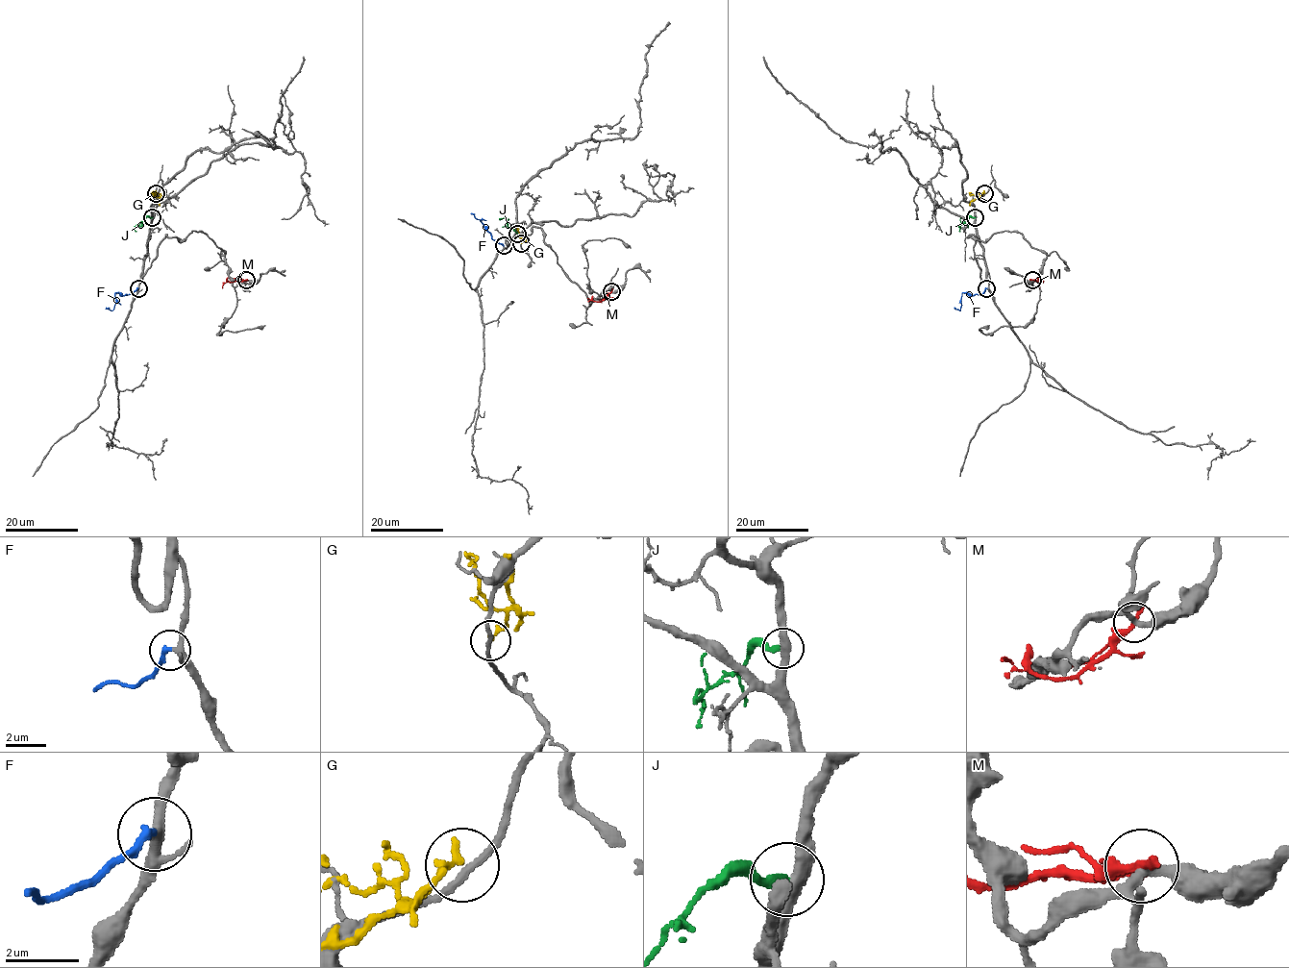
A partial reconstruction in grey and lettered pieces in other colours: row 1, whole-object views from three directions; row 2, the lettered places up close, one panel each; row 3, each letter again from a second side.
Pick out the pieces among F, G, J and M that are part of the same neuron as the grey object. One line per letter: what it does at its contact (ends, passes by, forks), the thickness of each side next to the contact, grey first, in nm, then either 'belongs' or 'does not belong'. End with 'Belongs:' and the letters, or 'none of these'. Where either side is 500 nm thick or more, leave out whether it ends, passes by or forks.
F: it ends; calibres 220 and 240 nm; belongs
G: it ends; calibres 180 and 220 nm; does not belong
J: it ends; calibres 360 and 220 nm; does not belong
M: it ends; calibres 240 and 320 nm; does not belong
Belongs: F

